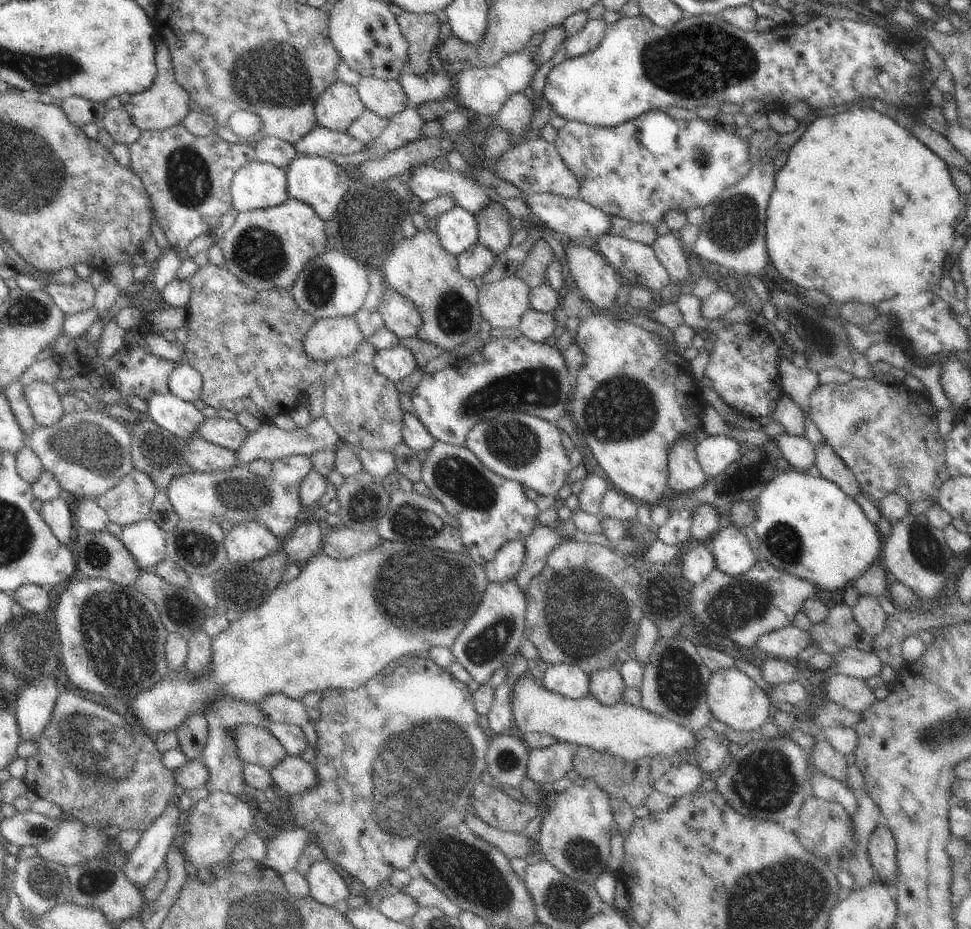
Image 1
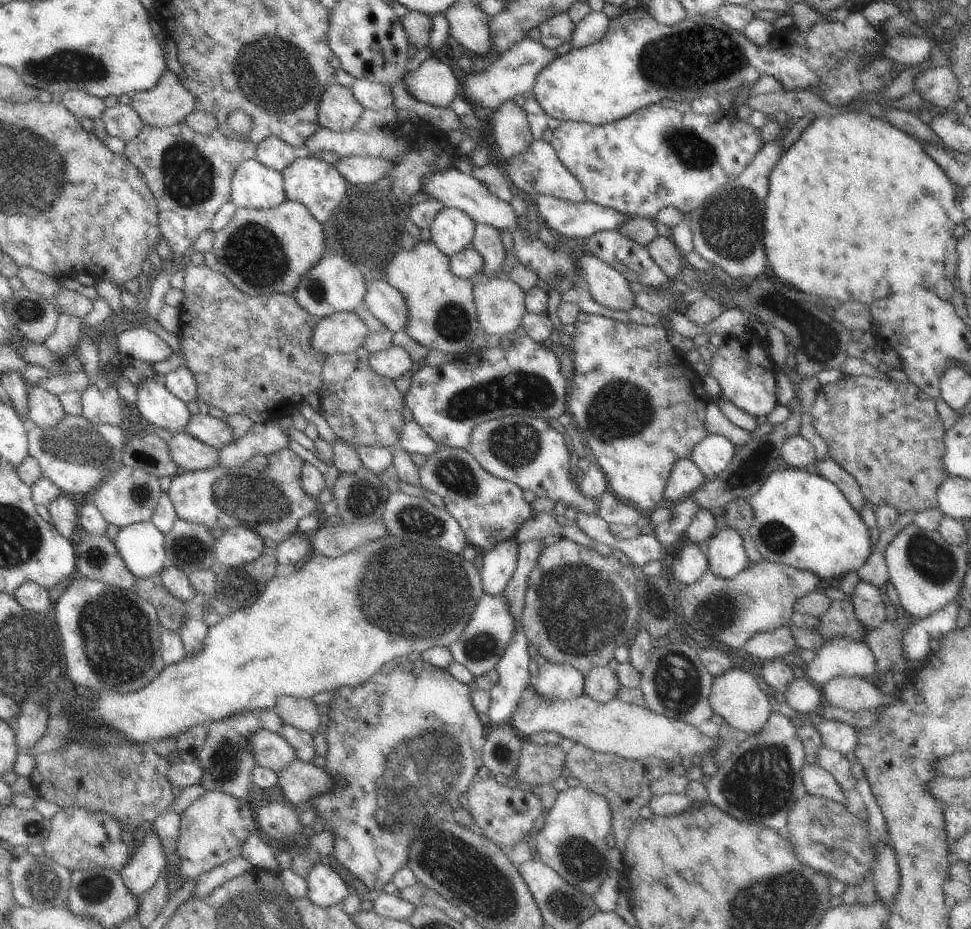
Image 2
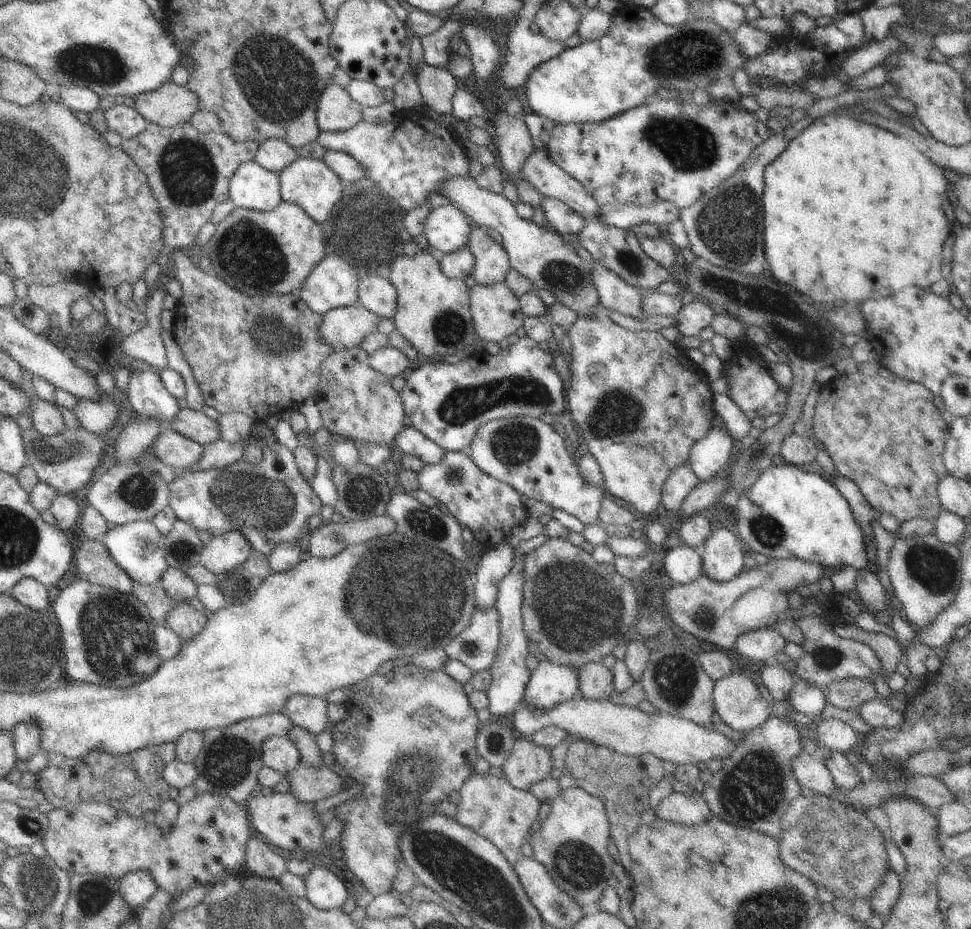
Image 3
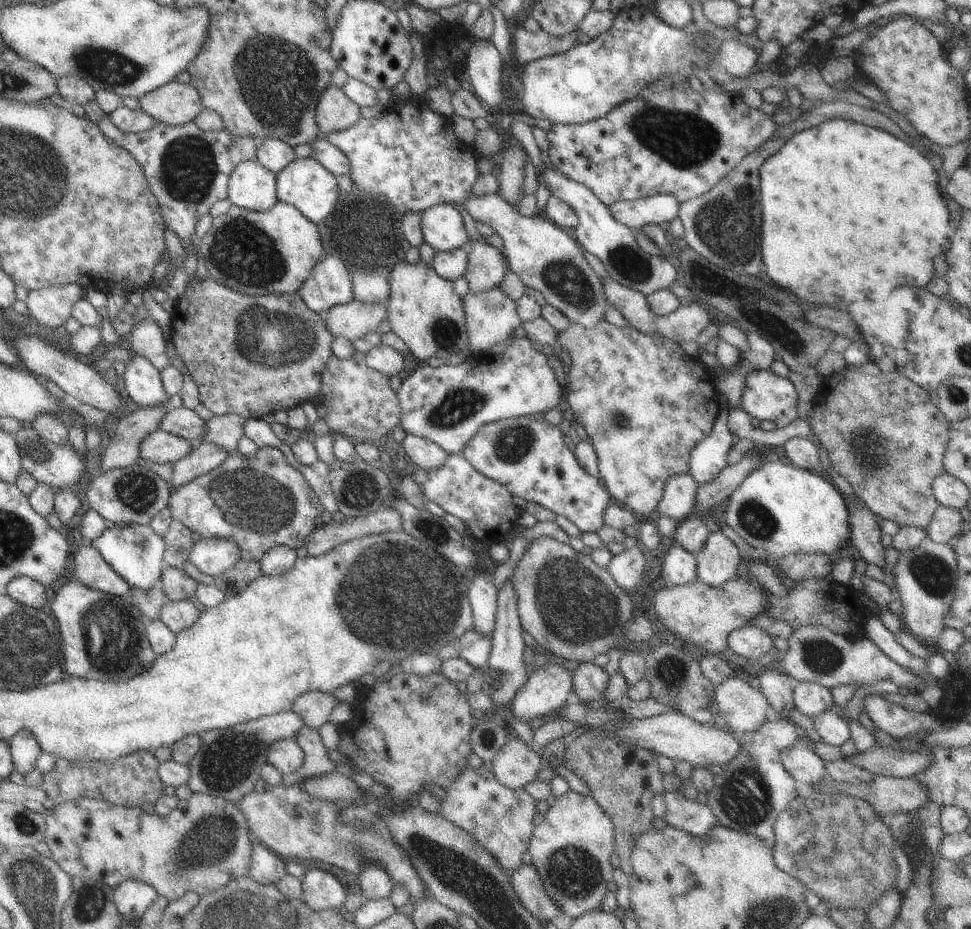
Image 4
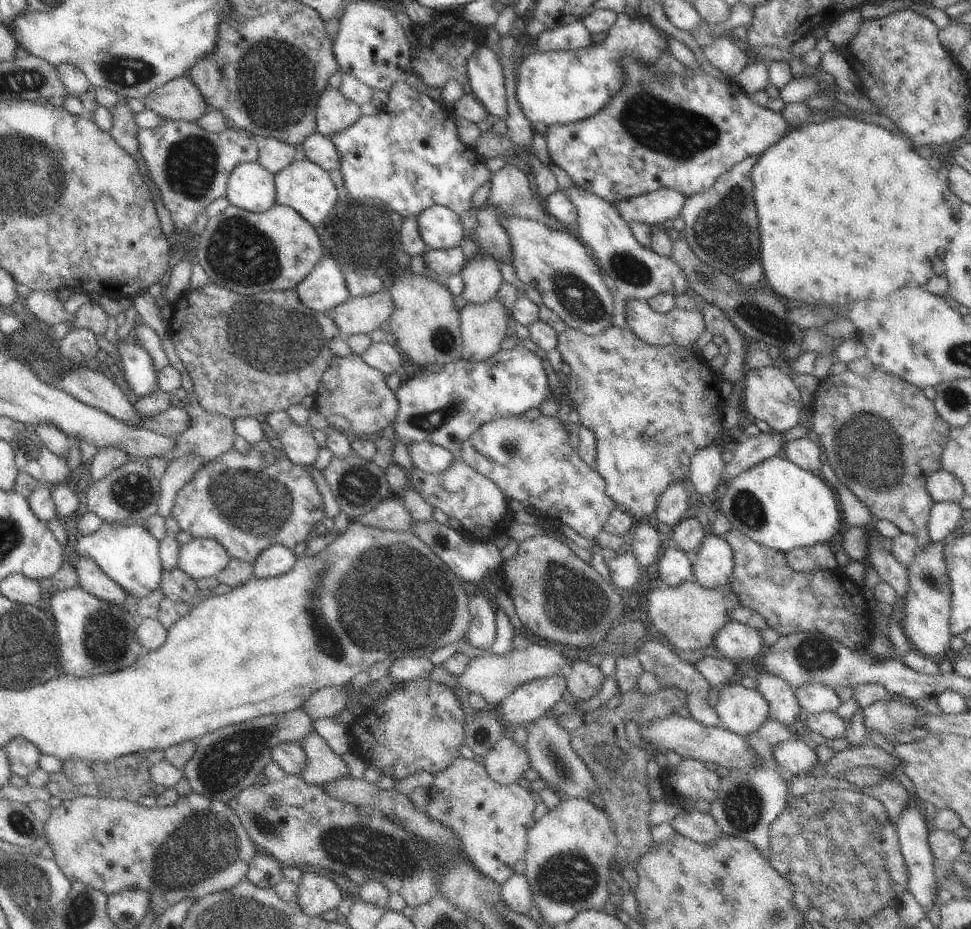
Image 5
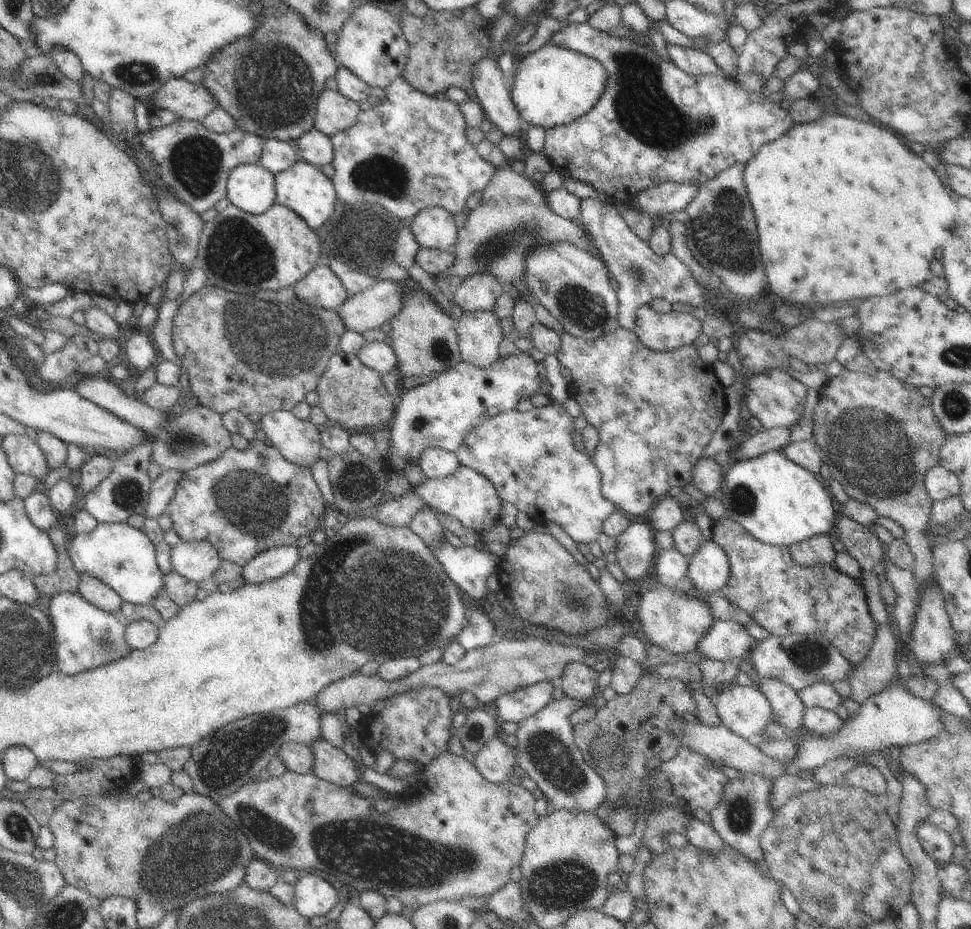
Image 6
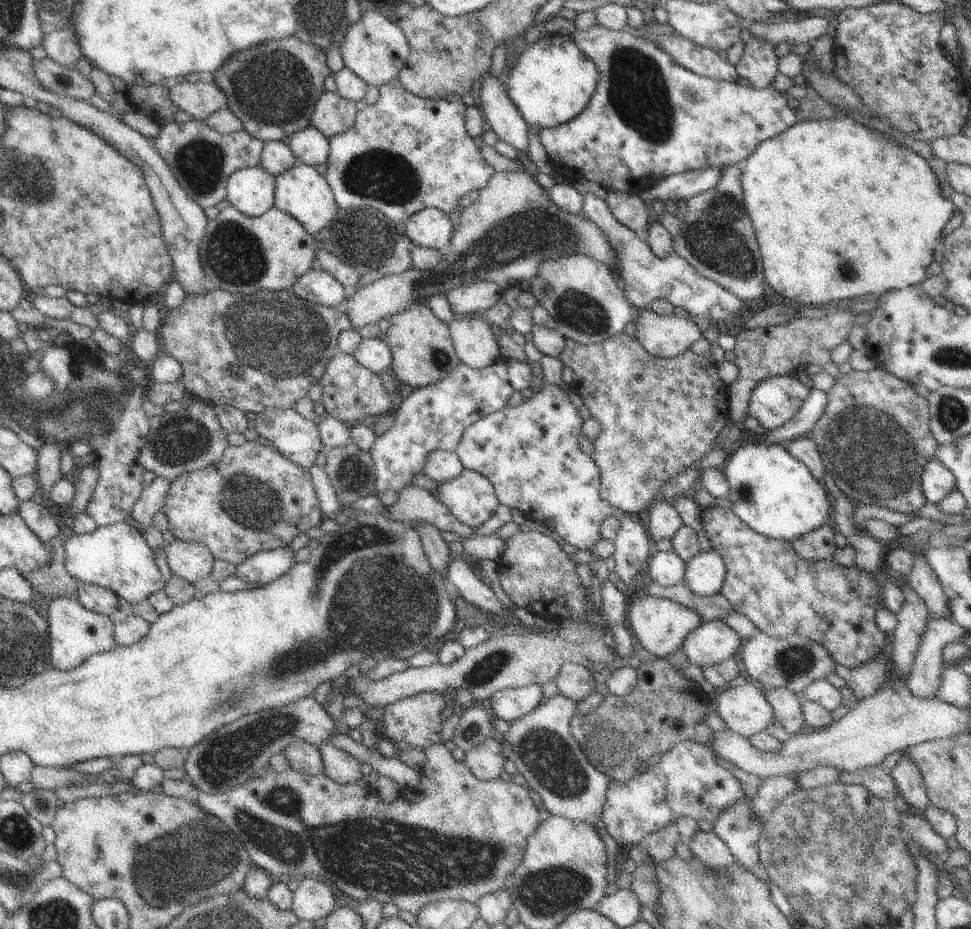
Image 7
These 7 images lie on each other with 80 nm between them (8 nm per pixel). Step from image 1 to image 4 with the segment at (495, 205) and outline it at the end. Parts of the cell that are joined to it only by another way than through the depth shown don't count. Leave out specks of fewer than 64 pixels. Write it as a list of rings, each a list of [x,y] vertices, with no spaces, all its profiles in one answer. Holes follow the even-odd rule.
[[[484,237],[471,241],[466,272],[470,293],[478,294],[500,287],[508,272],[507,260],[502,252]]]

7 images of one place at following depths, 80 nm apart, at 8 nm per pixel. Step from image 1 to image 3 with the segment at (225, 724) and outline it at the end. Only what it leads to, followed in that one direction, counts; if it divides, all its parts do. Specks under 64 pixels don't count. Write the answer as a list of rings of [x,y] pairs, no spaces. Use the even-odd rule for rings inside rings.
[[[283,712],[266,714],[236,722],[226,728],[208,729],[205,734],[202,749],[194,760],[198,778],[191,785],[198,793],[220,794],[230,796],[236,804],[241,804],[252,796],[254,787],[258,784],[258,772],[262,764],[262,744],[266,738],[287,735],[292,730],[294,722]]]

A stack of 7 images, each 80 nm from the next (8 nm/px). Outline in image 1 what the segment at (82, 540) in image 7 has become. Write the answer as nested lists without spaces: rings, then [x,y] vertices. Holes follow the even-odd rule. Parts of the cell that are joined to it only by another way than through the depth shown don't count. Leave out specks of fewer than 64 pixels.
[[[148,519],[124,527],[119,540],[128,554],[134,556],[138,570],[145,571],[148,567],[158,566],[167,558],[166,536],[166,531]]]

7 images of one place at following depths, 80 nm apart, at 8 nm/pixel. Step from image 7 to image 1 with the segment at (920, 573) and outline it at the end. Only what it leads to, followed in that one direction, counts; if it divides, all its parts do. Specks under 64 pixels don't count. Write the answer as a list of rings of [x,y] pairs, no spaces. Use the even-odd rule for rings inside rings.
[[[854,377],[844,384],[819,384],[819,386],[814,388],[814,392],[810,396],[810,418],[812,418],[812,422],[816,424],[822,436],[824,436],[824,439],[826,439],[826,444],[834,450],[834,454],[840,458],[841,462],[844,462],[844,465],[849,470],[852,470],[852,473],[858,480],[861,492],[866,494],[876,505],[888,494],[899,495],[909,506],[924,500],[924,498],[930,499],[935,505],[940,495],[940,486],[943,486],[944,482],[951,478],[945,466],[945,440],[940,436],[940,432],[938,432],[937,410],[932,405],[932,402],[930,402],[928,396],[922,392],[911,390],[904,383],[900,383],[899,381],[895,383],[892,381],[882,382],[873,380],[872,378]]]

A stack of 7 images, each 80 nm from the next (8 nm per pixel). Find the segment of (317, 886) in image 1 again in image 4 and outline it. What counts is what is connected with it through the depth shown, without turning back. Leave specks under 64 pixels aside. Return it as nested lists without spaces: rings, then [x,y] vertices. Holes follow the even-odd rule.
[[[311,869],[305,874],[302,900],[316,912],[338,910],[346,902],[346,892],[336,877],[328,871]]]

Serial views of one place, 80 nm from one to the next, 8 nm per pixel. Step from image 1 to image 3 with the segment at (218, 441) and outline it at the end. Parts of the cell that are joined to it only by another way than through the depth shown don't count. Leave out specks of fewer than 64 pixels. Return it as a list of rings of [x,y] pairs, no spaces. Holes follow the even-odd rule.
[[[180,408],[180,412],[176,412],[176,414],[178,416],[165,428],[170,428],[172,431],[194,440],[200,446],[208,446],[212,442],[221,440],[218,422],[210,419],[202,411]]]

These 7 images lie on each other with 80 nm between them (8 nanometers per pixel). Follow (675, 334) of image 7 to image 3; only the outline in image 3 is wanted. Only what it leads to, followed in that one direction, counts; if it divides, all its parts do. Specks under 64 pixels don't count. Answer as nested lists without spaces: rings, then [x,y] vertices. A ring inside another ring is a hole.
[[[597,261],[590,265],[592,282],[598,290],[602,310],[615,311],[627,317],[639,318],[642,311],[642,300],[636,287],[628,285],[620,276],[610,272]],[[695,300],[675,315],[677,320],[678,331],[683,337],[698,337],[701,330],[710,327],[712,320],[715,318],[716,312],[710,308],[708,304]]]

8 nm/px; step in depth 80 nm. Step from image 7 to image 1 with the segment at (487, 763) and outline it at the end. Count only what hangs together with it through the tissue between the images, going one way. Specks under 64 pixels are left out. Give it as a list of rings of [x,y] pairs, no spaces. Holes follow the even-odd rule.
[[[557,741],[547,748],[532,748],[528,752],[526,777],[538,784],[552,786],[573,770],[574,750]]]

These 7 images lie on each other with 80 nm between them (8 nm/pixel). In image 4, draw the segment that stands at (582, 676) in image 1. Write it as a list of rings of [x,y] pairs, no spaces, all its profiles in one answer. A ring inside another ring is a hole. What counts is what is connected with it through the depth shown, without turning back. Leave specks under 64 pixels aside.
[[[544,663],[534,670],[510,706],[513,720],[544,718],[574,696],[573,673],[559,663]]]

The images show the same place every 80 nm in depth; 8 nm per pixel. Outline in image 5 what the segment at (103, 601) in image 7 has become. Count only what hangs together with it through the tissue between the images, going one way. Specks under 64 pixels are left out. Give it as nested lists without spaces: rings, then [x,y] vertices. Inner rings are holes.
[[[78,557],[75,562],[77,584],[86,592],[116,606],[124,604],[128,596],[123,586],[114,582],[92,557]]]

